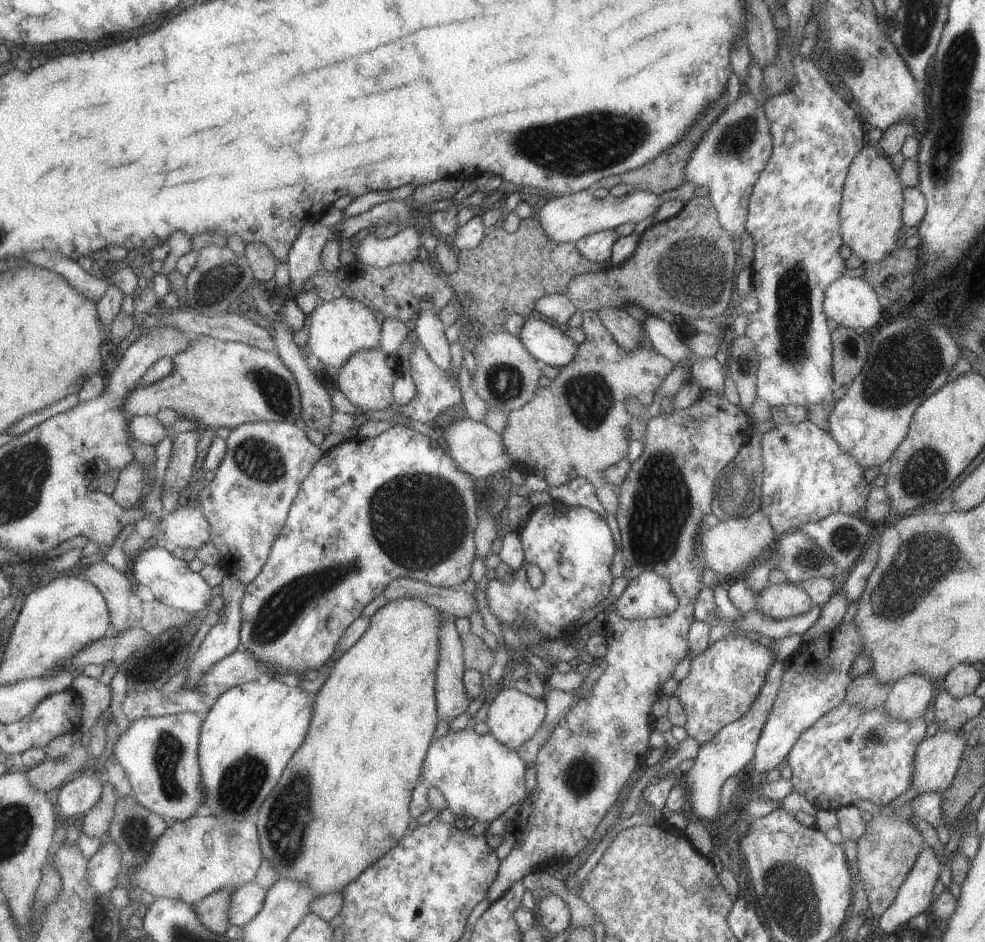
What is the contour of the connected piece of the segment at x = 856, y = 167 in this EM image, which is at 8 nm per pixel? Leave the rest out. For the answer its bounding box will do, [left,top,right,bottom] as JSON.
[838,143,904,264]

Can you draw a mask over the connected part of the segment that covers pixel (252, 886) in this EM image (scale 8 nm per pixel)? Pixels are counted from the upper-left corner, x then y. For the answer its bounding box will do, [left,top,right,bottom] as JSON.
[228,880,266,926]

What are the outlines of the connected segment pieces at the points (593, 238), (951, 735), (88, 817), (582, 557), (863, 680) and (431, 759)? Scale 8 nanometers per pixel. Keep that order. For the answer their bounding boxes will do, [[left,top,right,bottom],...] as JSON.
[[575,229,618,263],[910,730,965,794],[83,782,118,840],[484,501,615,640],[844,670,889,711],[421,730,528,822]]

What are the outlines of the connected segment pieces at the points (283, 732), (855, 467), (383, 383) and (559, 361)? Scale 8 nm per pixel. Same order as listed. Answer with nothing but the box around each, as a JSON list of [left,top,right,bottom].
[[200,678,312,823],[759,419,873,537],[335,348,400,412],[517,316,578,369]]

